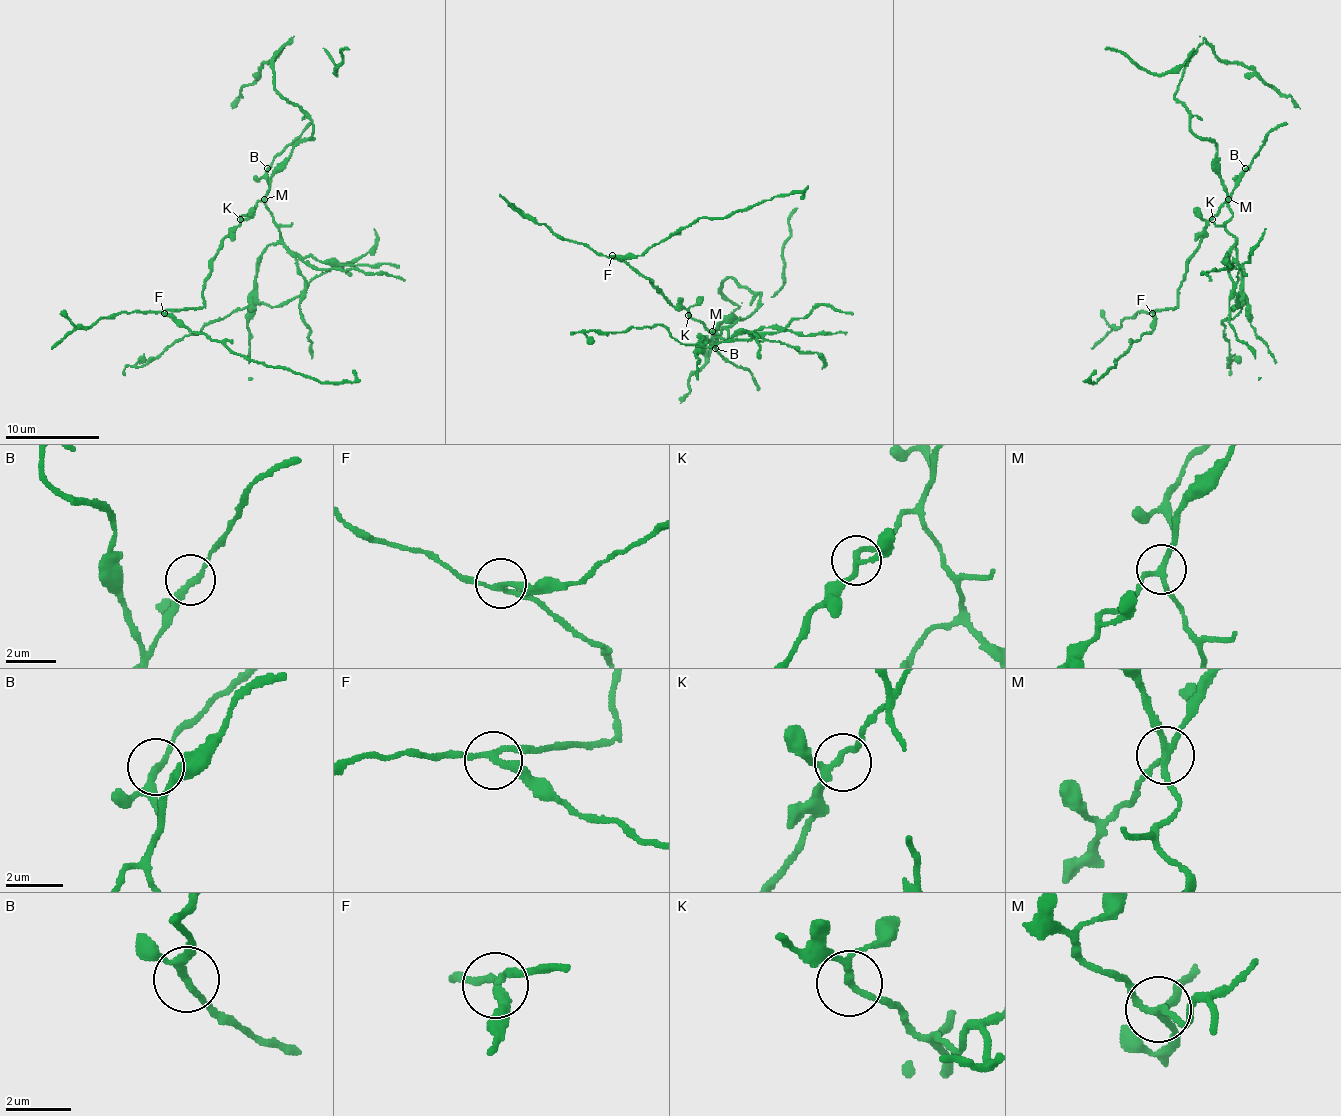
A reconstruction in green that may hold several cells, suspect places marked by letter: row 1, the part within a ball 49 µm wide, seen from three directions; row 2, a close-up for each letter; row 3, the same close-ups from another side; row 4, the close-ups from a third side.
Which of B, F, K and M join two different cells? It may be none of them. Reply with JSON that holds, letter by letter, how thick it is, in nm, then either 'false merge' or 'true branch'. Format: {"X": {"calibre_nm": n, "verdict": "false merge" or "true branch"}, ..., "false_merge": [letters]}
{"B": {"calibre_nm": 190, "verdict": "true branch"}, "F": {"calibre_nm": 200, "verdict": "false merge"}, "K": {"calibre_nm": 190, "verdict": "true branch"}, "M": {"calibre_nm": 220, "verdict": "false merge"}, "false_merge": ["F", "M"]}

